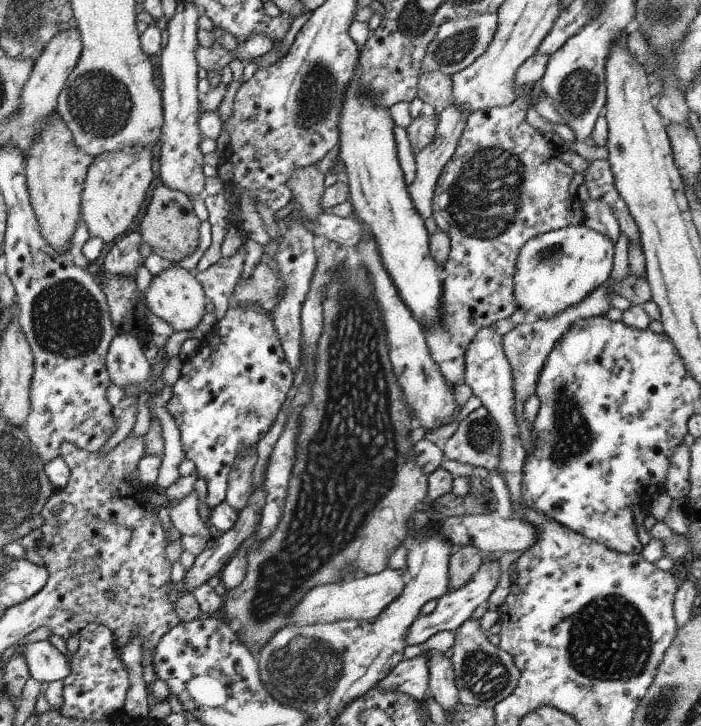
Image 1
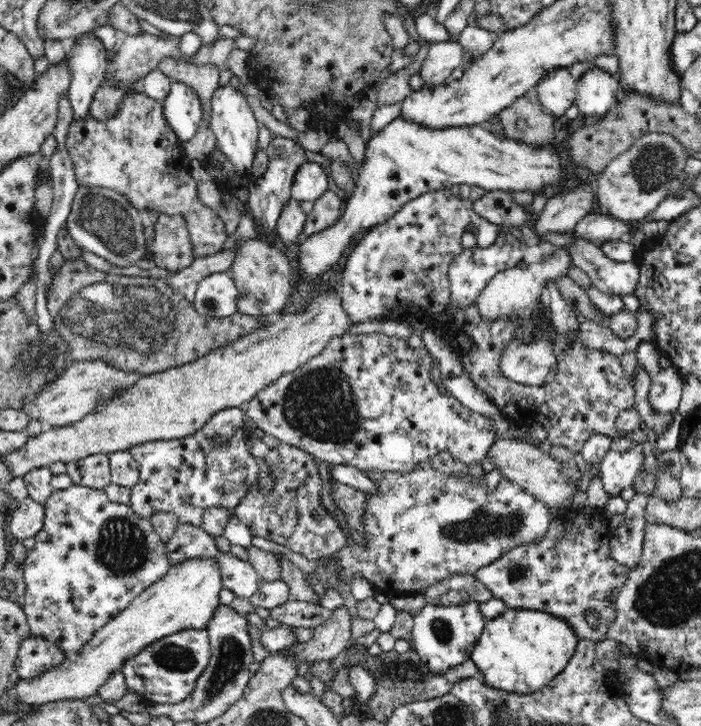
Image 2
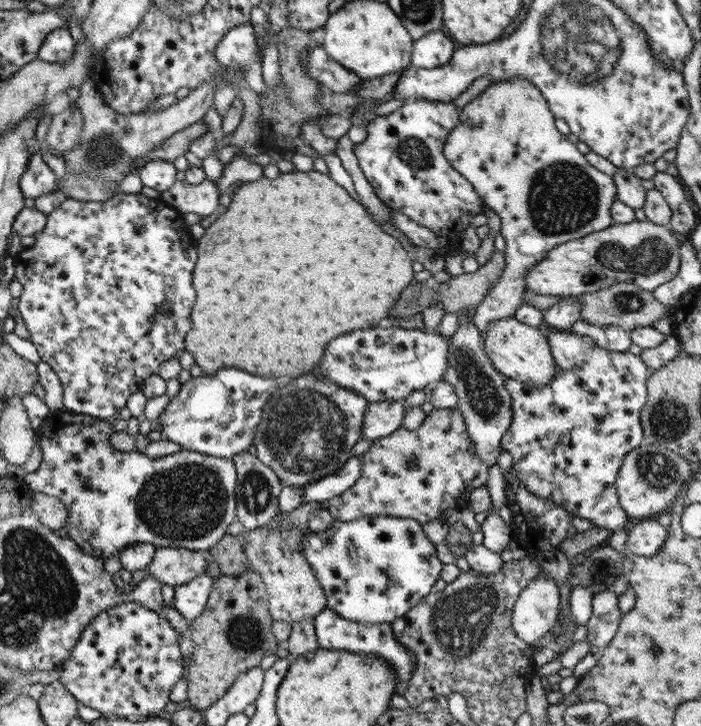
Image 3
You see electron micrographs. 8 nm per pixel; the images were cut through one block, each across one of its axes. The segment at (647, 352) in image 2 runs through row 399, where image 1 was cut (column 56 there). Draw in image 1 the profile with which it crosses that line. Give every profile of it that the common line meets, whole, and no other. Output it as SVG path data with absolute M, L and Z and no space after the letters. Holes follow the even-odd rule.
M49 640L25 642L17 651L24 656L30 677L38 682L63 681L71 672L70 659Z

